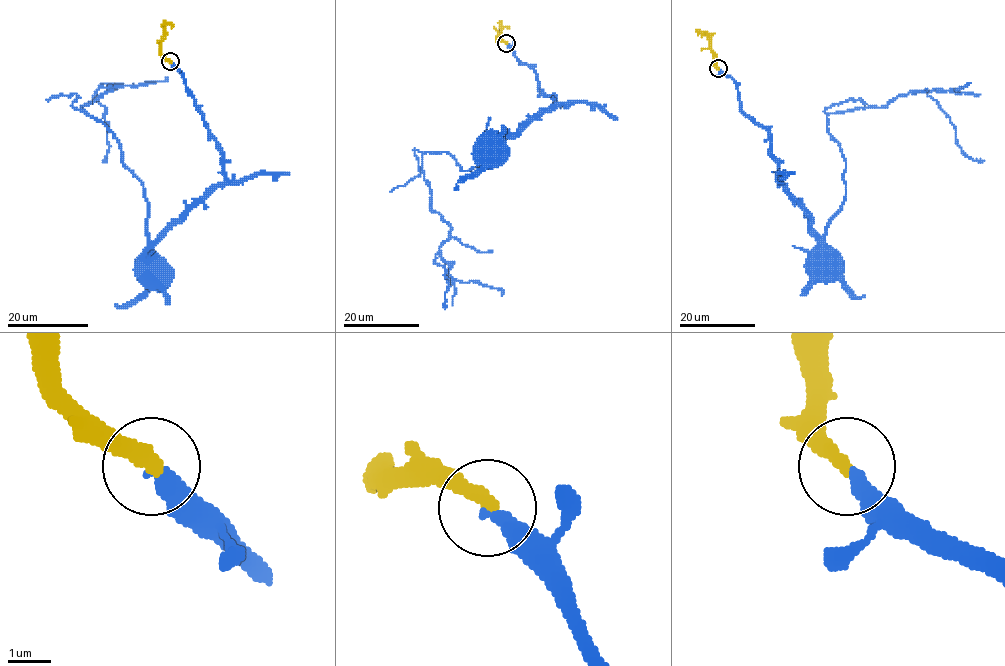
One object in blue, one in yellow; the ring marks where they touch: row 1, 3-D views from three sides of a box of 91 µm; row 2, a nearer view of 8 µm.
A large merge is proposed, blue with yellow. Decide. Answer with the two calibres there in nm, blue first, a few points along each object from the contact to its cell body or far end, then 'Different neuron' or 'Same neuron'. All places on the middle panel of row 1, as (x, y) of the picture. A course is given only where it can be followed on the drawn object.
Thickness 400 nm (blue) against 380 nm. Course of blue: (506, 43), (534, 70), (538, 89), (558, 103), (512, 134), (489, 142), (499, 148). Course of yellow: (506, 43), (497, 37), (501, 30), (509, 28). Same neuron

